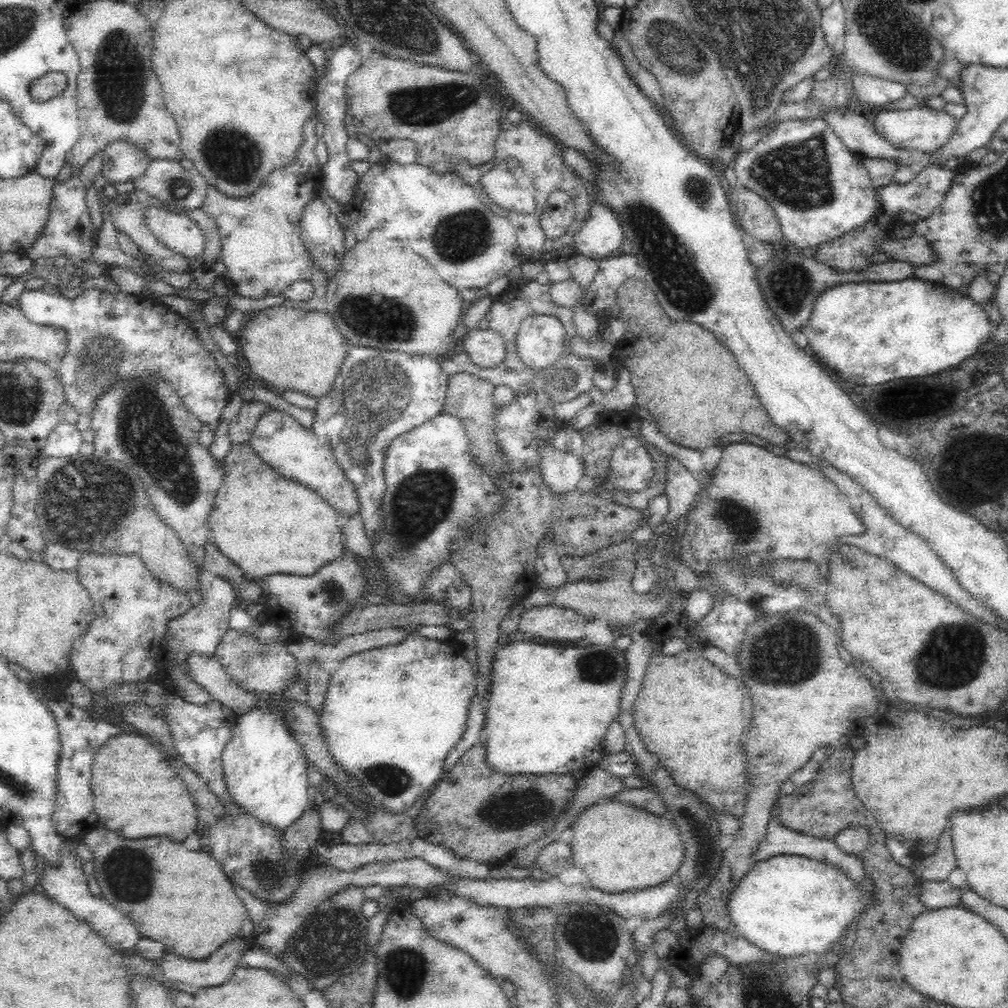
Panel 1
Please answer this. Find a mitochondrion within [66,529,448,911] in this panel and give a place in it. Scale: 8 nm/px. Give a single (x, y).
(273, 877)

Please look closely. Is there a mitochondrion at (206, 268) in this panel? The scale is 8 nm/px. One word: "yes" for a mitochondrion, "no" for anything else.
no

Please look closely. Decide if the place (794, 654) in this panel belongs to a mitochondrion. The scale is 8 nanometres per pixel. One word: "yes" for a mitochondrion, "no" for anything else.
yes

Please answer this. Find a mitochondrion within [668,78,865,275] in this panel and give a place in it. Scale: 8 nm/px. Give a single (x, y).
(797, 174)

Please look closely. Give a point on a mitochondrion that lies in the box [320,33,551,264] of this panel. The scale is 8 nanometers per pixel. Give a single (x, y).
(427, 106)

